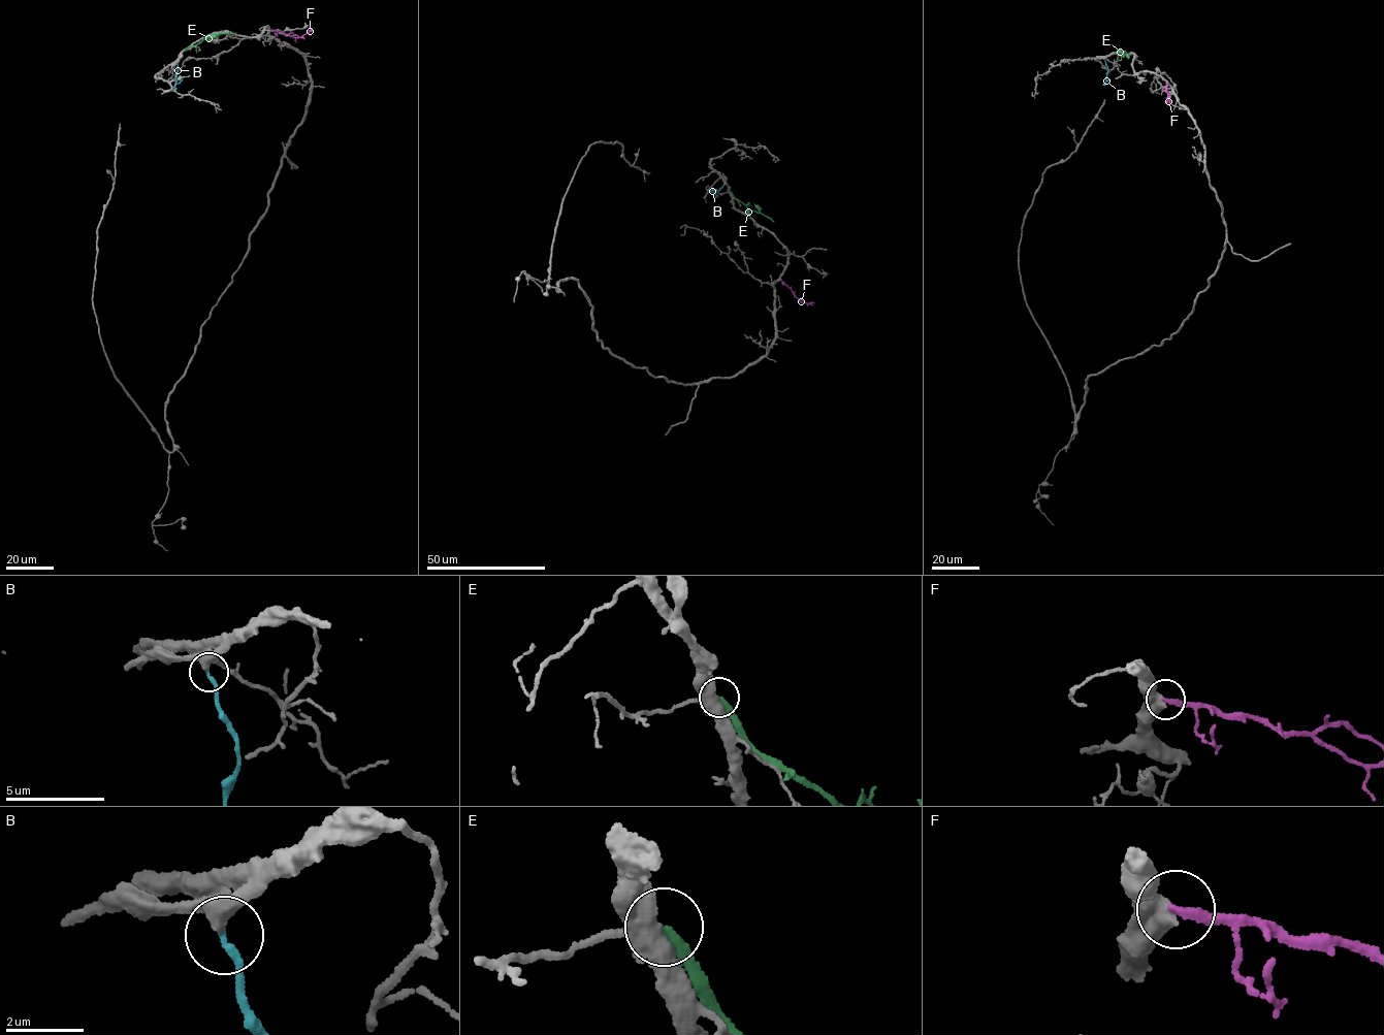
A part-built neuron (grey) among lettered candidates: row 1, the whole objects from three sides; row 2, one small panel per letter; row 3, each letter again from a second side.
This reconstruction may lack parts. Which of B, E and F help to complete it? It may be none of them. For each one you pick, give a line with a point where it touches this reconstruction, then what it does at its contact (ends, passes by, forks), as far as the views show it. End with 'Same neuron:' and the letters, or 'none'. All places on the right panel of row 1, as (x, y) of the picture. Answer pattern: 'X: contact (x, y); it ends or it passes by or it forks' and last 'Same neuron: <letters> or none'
B: contact (1104, 60); it ends
Same neuron: B

